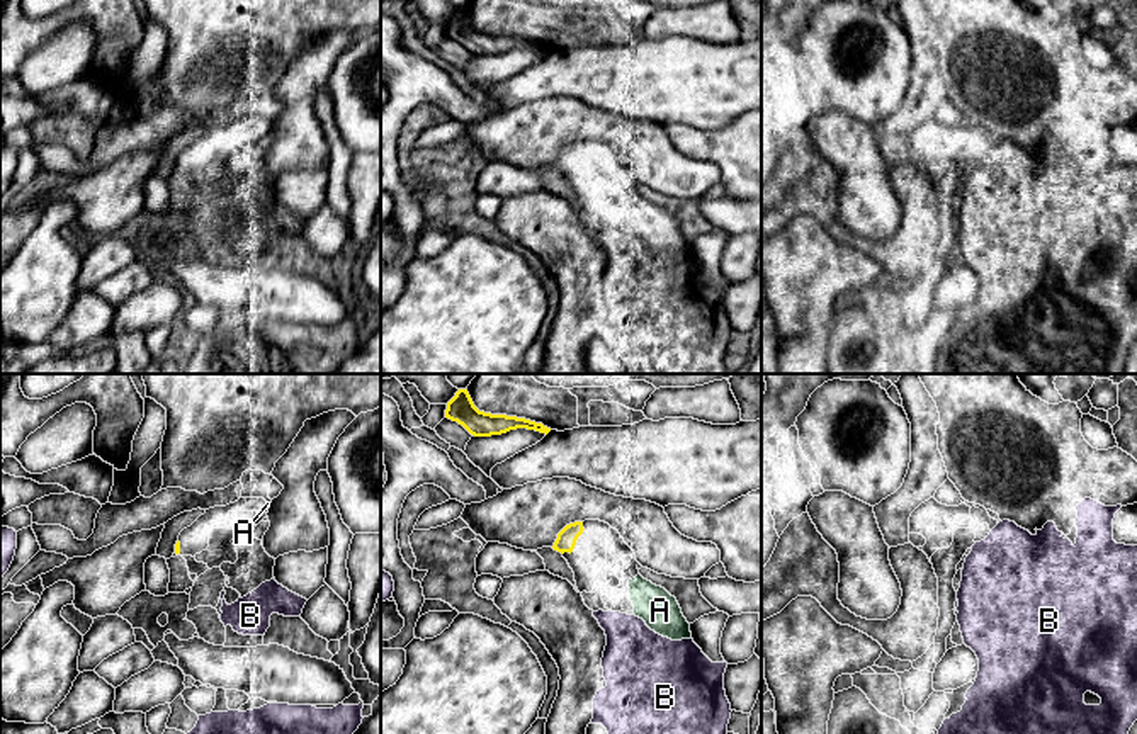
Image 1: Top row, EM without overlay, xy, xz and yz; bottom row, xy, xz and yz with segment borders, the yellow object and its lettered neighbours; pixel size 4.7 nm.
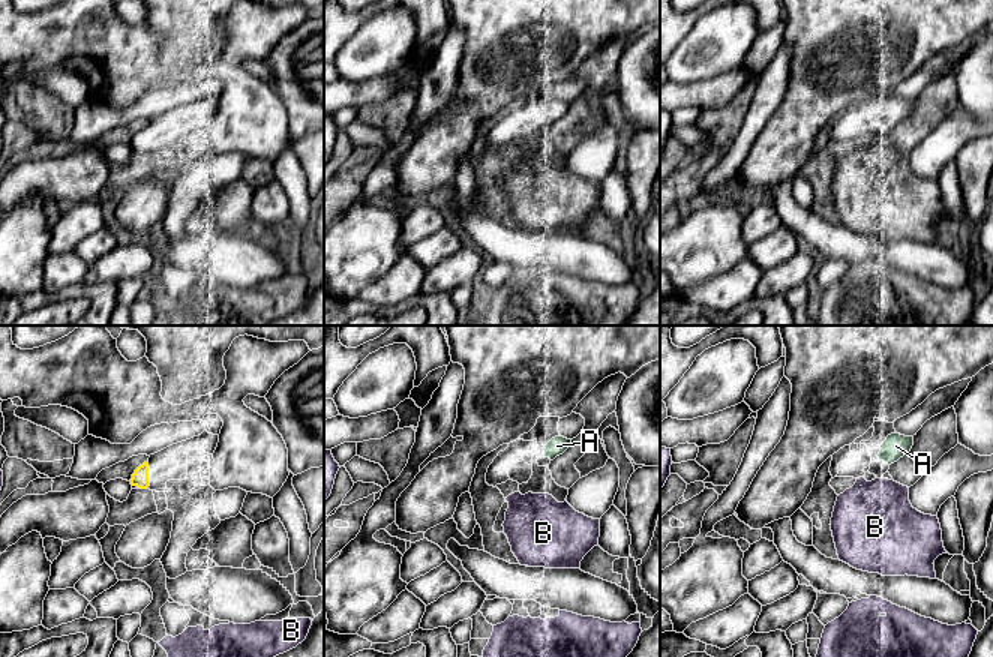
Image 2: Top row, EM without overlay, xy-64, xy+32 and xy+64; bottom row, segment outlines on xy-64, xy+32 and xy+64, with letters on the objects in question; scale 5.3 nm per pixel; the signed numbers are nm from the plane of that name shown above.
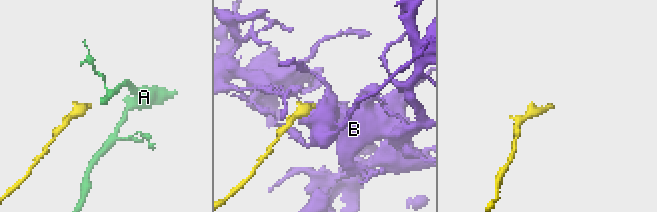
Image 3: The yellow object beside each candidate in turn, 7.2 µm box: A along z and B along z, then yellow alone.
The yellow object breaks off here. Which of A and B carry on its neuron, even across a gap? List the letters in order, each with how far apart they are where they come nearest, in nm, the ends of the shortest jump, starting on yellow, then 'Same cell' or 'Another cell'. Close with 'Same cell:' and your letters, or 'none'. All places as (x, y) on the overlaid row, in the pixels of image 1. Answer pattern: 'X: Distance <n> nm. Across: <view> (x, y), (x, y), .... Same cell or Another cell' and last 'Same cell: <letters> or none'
A: Distance 300 nm. Across: xz (571, 551), (629, 580). Same cell
B: Distance 260 nm. Across: xy (179, 553), (226, 578). Another cell
Same cell: A

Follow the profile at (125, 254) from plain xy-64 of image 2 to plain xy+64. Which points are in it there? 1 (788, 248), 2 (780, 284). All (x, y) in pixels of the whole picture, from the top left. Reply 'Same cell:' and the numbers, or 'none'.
Same cell: 2

